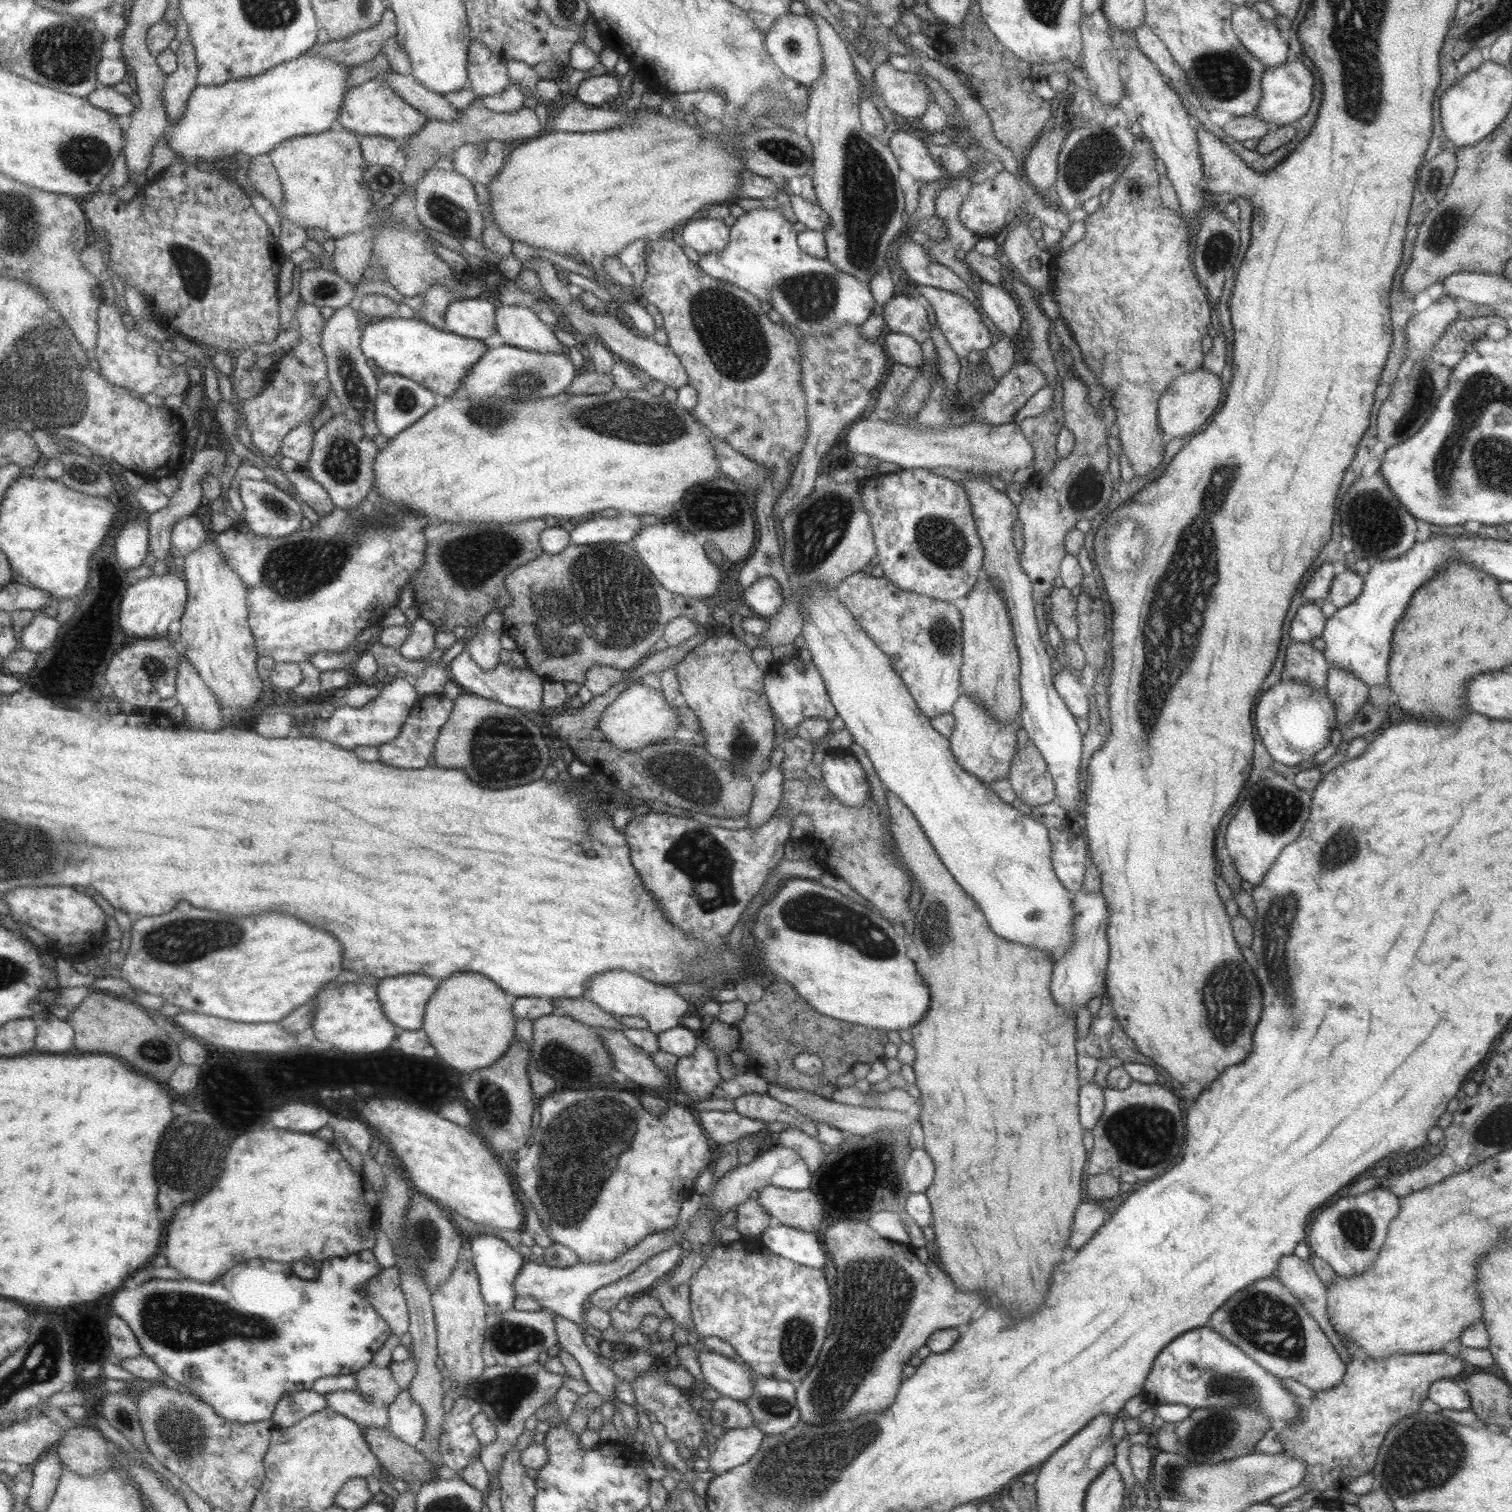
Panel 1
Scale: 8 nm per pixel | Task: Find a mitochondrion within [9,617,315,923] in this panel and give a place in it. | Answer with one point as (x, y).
(152, 664)

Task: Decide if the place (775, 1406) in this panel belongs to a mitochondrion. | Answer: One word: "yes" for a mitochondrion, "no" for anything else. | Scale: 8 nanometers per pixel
yes

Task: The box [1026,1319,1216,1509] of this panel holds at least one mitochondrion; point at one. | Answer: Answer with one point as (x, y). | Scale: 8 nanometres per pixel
(1172, 1477)

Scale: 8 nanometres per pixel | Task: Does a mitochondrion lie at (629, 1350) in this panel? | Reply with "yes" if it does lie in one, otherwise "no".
no

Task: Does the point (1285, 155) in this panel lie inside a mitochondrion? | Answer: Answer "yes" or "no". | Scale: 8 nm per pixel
no

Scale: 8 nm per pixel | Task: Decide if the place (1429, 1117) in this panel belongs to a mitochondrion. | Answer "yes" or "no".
no

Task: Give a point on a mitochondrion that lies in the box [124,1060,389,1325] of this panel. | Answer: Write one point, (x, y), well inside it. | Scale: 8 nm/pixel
(178, 1173)

